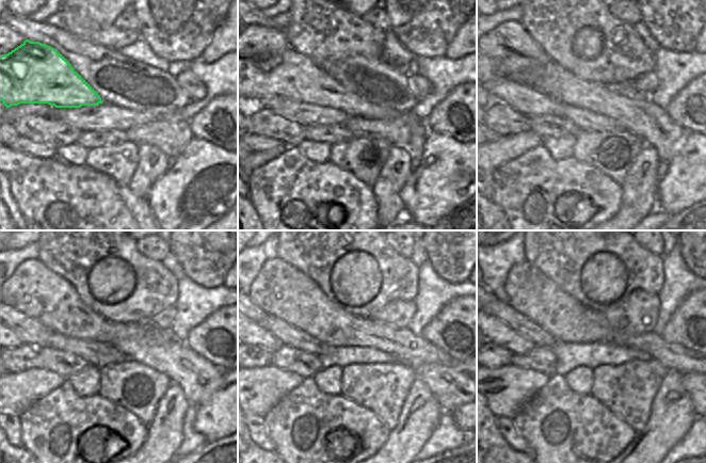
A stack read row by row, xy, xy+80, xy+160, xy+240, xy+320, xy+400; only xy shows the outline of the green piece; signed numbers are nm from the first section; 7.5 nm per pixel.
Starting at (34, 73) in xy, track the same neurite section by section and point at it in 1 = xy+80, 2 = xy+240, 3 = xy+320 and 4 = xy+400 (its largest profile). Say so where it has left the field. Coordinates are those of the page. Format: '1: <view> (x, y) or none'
1: xy+80 (297, 77)
2: xy+240 (199, 379)
3: xy+320 (451, 387)
4: xy+400 (693, 383)

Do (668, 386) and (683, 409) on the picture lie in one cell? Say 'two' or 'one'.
one

